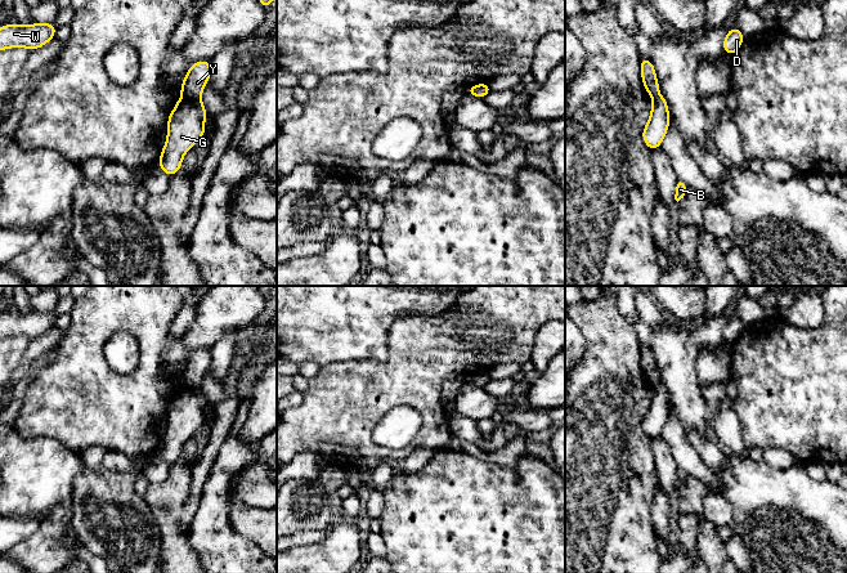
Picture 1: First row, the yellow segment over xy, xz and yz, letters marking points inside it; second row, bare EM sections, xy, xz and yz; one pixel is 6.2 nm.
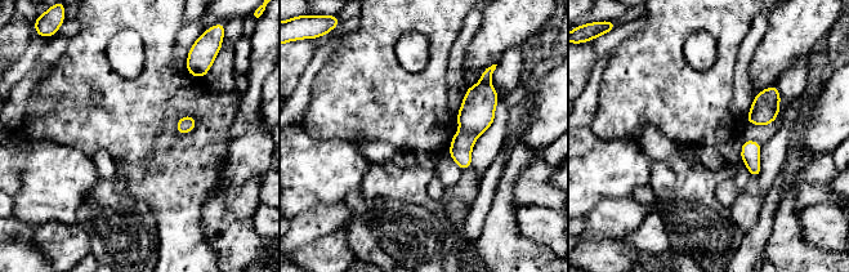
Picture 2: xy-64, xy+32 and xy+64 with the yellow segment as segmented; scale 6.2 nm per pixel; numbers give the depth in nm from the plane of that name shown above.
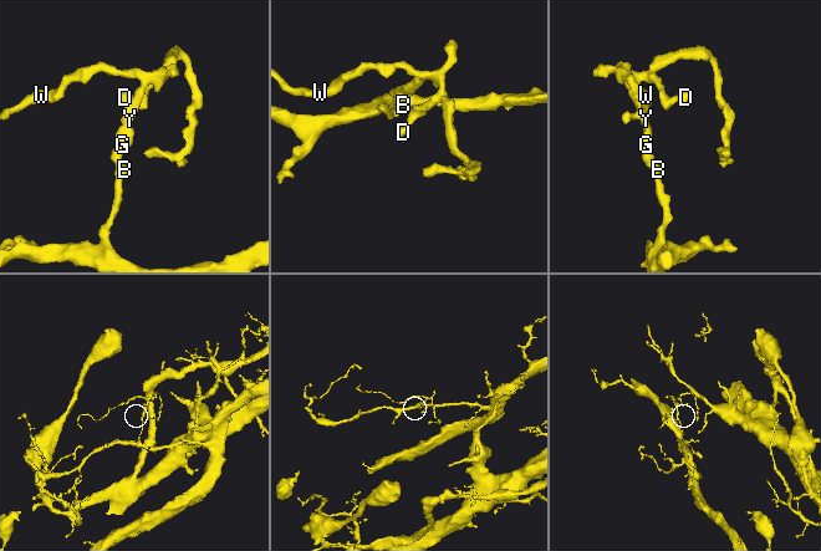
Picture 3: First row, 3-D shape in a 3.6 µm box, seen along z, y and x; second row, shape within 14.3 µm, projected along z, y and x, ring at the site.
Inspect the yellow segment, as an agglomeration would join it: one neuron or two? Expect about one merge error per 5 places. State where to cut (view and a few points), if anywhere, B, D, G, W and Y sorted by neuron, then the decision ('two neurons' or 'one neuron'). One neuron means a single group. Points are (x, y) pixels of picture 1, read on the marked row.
cut in xy along (183, 95), (200, 98); B G / D W Y; two neurons

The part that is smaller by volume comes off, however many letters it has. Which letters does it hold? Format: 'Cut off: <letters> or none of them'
Cut off: D, W, Y

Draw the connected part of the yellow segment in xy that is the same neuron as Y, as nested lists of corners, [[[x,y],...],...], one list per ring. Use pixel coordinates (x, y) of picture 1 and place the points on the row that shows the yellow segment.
[[[200,61],[194,62],[180,85],[180,93],[183,97],[201,98],[203,88],[206,86],[211,76],[211,62]]]

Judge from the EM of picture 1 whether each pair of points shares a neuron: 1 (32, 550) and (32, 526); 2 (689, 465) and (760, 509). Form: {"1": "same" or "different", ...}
{"1": "different", "2": "different"}

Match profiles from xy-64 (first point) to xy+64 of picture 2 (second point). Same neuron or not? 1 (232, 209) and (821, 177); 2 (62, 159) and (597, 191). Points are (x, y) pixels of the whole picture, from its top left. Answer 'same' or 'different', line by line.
1: different
2: same

